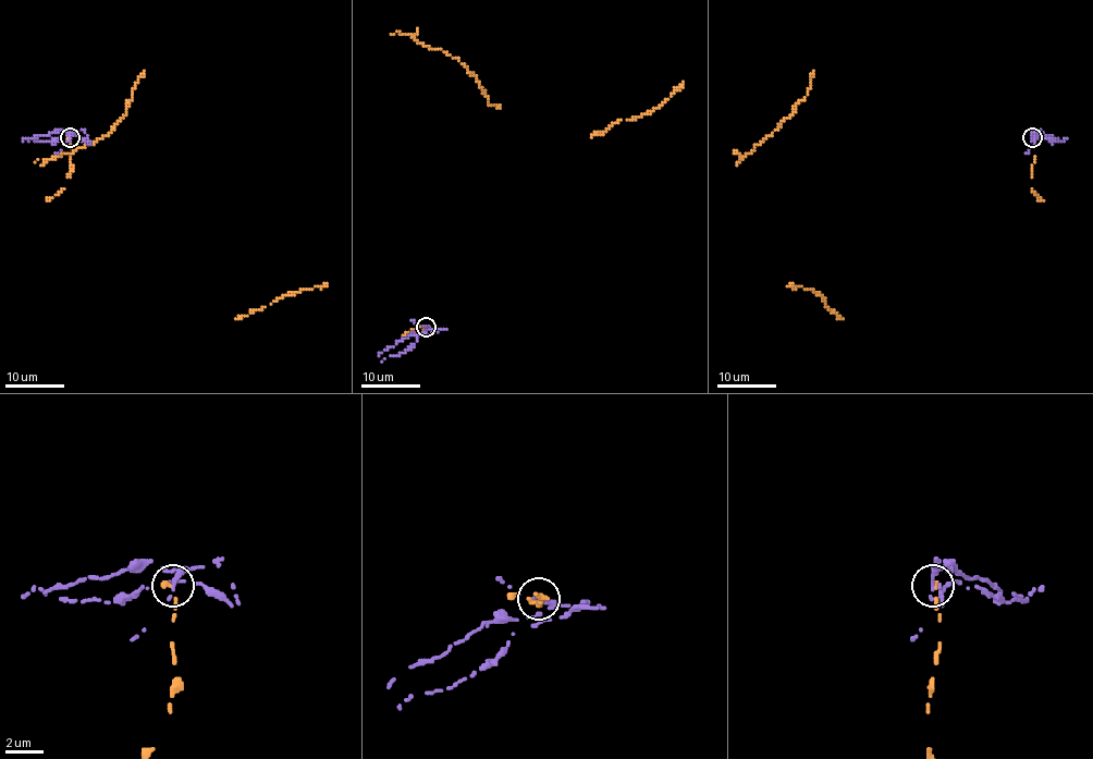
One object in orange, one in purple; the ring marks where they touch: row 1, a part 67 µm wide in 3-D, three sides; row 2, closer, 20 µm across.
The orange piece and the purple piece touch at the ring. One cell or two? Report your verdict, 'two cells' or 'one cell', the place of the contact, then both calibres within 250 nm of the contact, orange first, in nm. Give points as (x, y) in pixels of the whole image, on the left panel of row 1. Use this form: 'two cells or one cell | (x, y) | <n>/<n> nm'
two cells | (70, 137) | 280/280 nm

